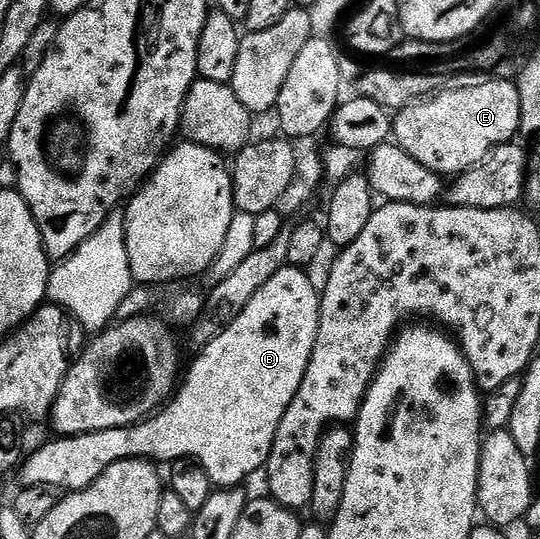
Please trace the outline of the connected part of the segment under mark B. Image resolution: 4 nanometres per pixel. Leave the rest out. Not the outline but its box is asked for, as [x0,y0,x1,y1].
[17,264,320,492]

